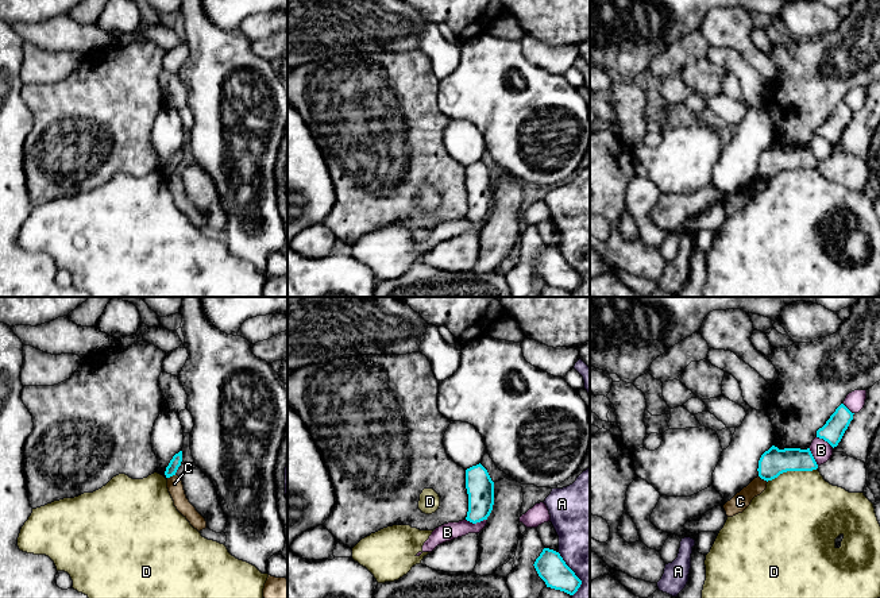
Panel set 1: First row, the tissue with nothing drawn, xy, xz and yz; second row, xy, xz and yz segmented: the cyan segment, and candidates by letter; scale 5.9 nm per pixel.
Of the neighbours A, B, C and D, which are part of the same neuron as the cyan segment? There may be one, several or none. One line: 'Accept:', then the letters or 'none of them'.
Accept: none of them

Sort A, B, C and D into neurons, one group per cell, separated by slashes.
A / B / C / D

